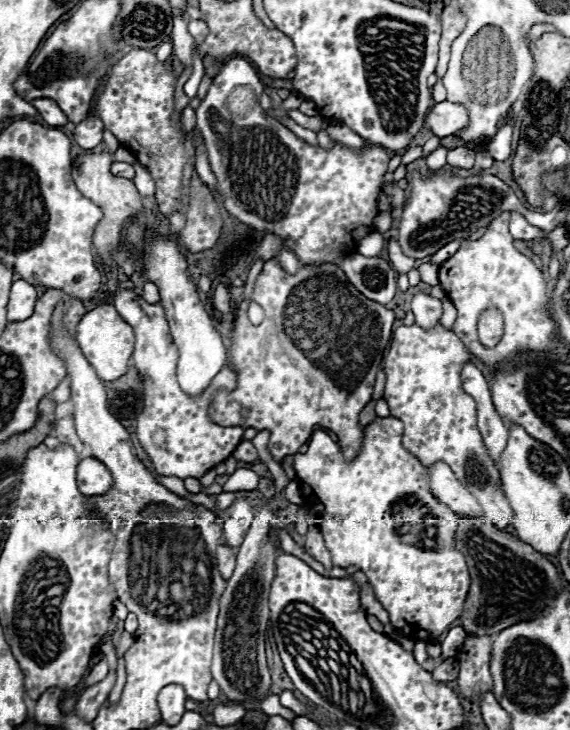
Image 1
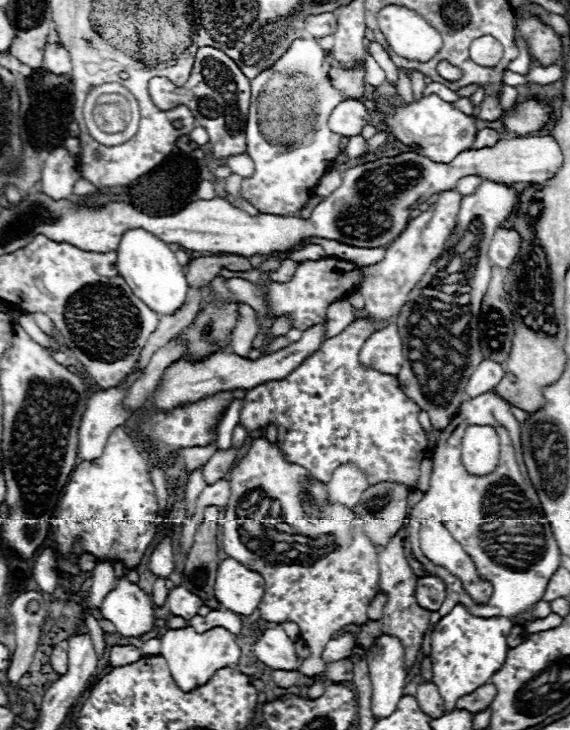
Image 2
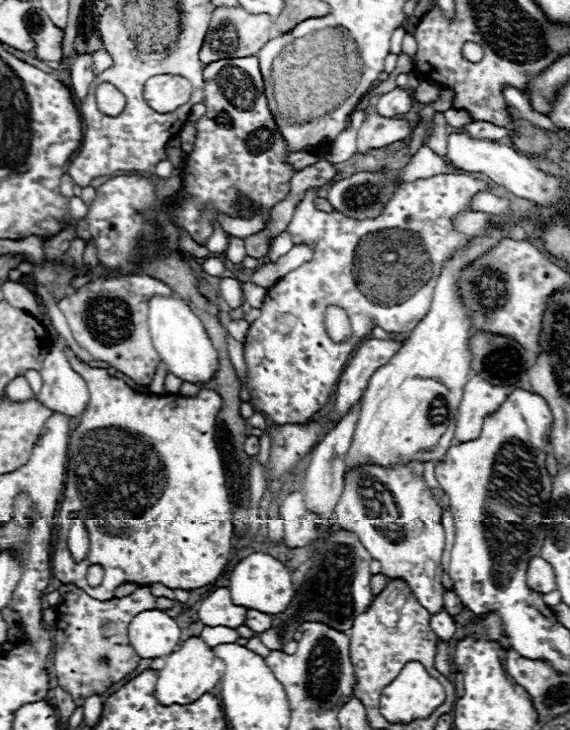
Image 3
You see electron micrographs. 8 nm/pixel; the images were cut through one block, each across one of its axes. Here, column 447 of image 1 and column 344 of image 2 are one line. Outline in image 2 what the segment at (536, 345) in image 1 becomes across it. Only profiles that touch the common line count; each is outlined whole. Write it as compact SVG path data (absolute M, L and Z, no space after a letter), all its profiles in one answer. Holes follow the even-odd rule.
M322 258L318 262L300 262L290 282L284 282L284 284L272 282L268 286L270 316L278 318L282 314L292 314L294 328L300 328L300 330L320 324L326 320L326 308L332 302L340 300L344 294L348 294L360 282L360 274L362 274L362 266L348 262L348 260Z

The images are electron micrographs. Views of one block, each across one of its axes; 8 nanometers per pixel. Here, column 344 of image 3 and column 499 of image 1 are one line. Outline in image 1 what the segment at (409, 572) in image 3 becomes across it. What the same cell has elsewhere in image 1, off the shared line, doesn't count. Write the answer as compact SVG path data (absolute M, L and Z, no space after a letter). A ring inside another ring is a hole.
M440 322L430 330L416 324L398 326L383 354L382 366L386 374L384 400L390 406L390 414L404 422L404 448L408 448L408 452L424 466L438 460L450 464L456 478L460 478L466 490L480 500L484 518L496 528L506 530L512 520L512 508L500 488L498 468L494 466L478 430L476 402L464 392L460 380L462 364L468 360L468 348Z

